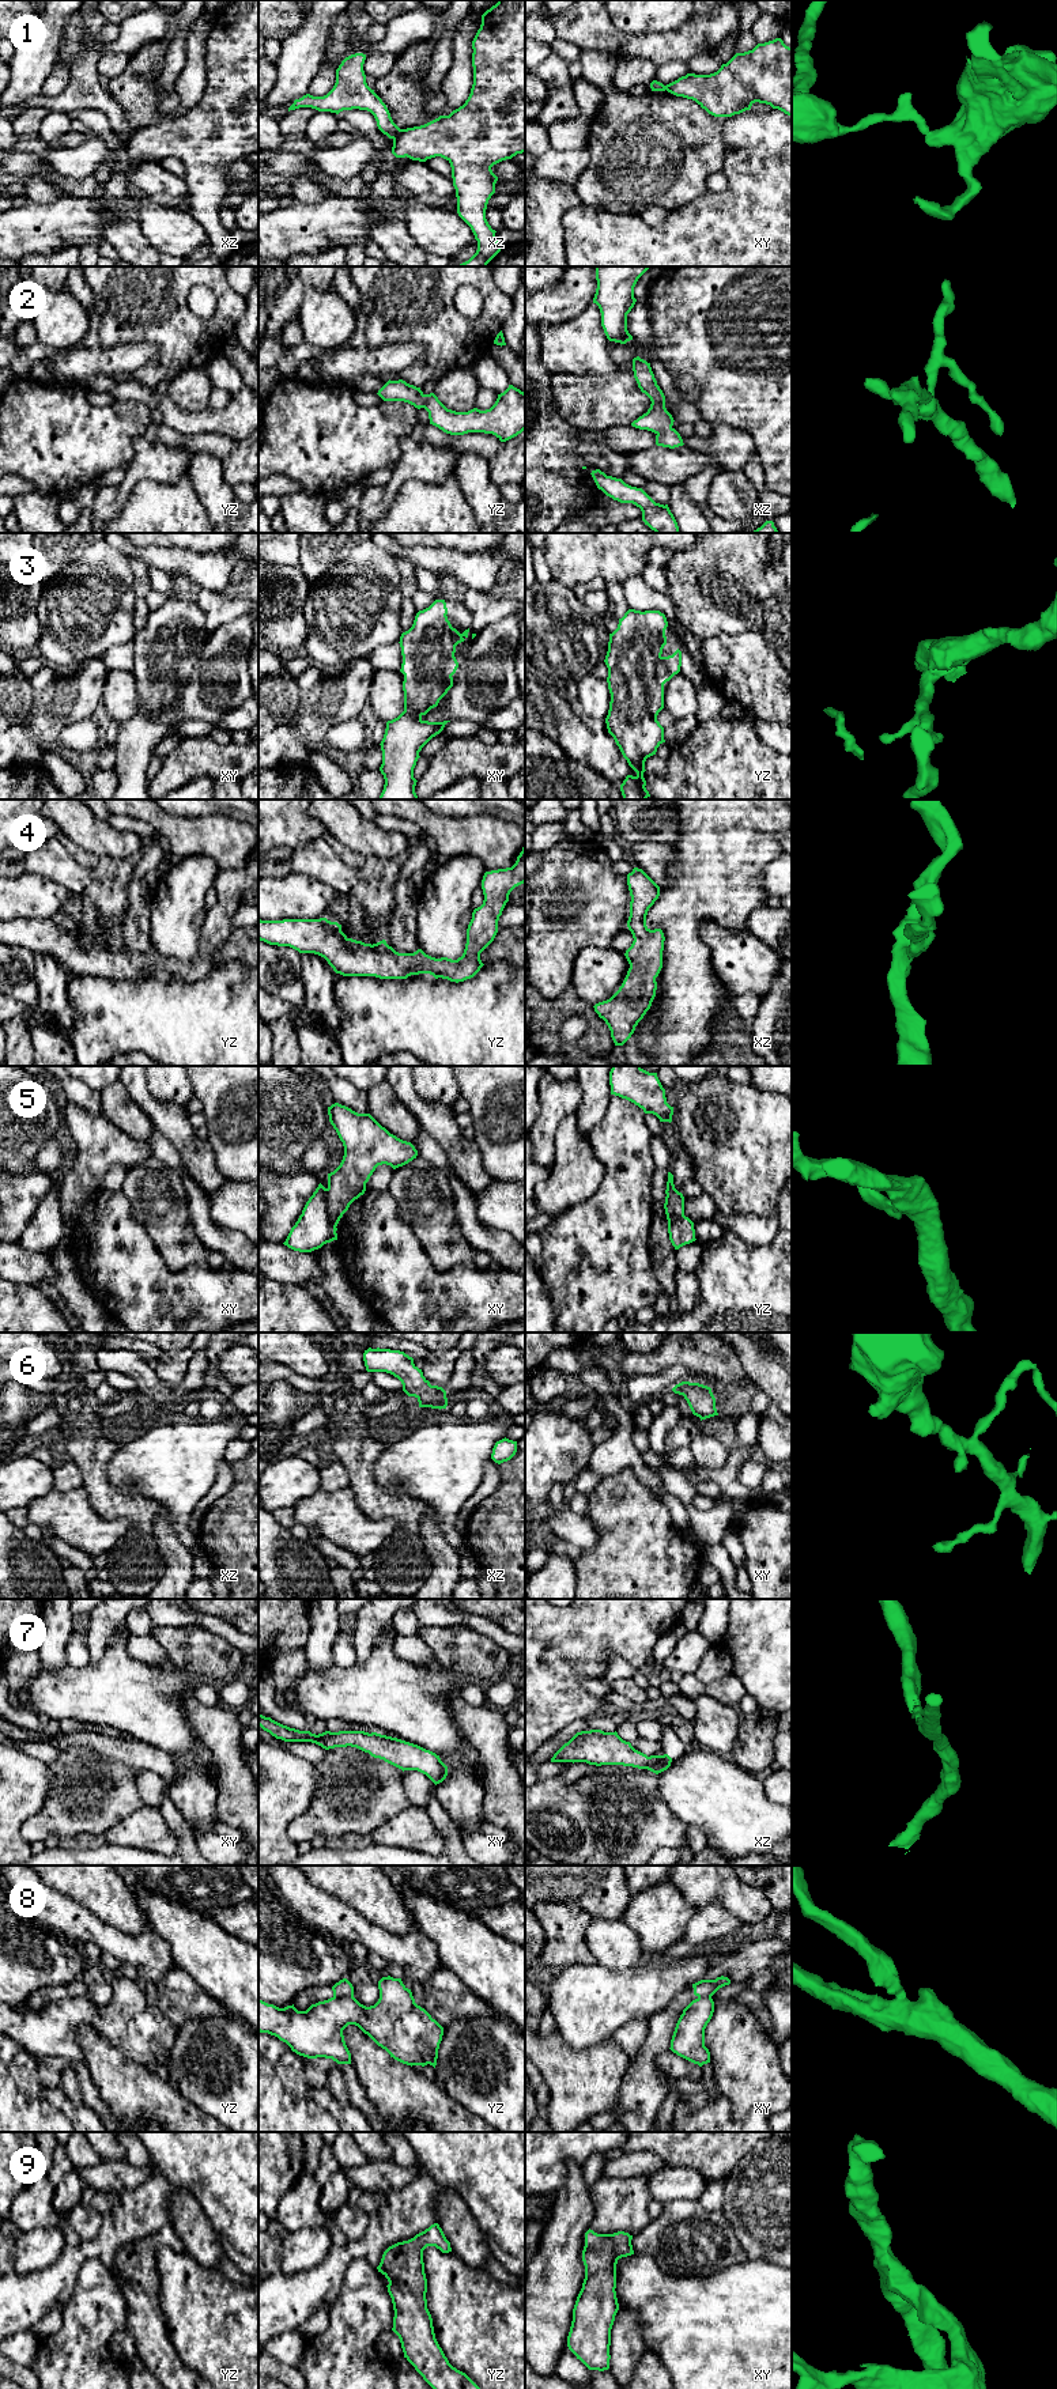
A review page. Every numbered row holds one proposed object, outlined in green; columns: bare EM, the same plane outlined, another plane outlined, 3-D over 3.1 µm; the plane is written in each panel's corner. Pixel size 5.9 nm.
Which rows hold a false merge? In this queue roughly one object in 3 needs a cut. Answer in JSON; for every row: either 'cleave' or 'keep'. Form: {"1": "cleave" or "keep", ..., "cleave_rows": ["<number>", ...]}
{"1": "cleave", "2": "keep", "3": "keep", "4": "keep", "5": "cleave", "6": "keep", "7": "keep", "8": "cleave", "9": "keep", "cleave_rows": ["1", "5", "8"]}

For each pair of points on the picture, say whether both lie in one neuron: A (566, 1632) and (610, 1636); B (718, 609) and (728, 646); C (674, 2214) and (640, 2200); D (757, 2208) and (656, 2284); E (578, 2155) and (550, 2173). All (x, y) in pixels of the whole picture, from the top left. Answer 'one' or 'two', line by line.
A: one
B: two
C: two
D: two
E: one

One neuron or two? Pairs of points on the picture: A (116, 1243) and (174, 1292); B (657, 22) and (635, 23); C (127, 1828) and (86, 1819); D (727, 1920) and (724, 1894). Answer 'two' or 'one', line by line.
A: one
B: one
C: two
D: two

